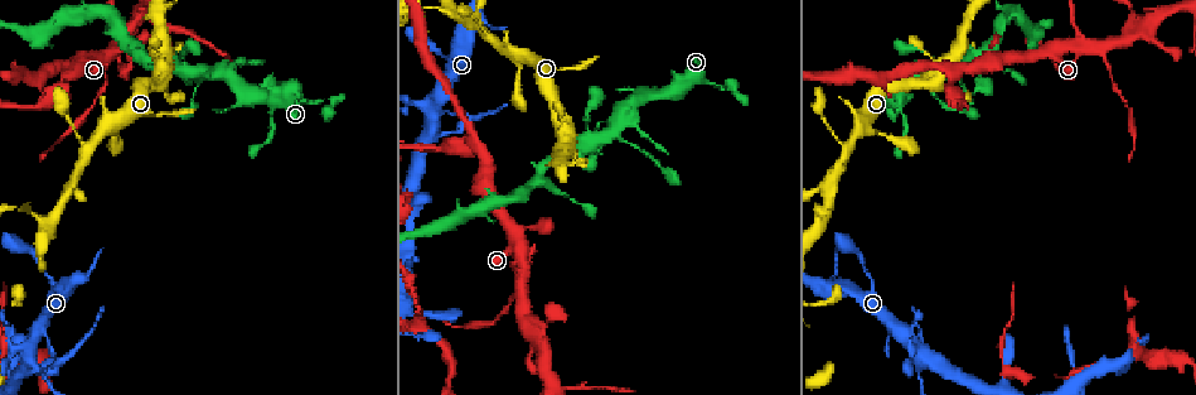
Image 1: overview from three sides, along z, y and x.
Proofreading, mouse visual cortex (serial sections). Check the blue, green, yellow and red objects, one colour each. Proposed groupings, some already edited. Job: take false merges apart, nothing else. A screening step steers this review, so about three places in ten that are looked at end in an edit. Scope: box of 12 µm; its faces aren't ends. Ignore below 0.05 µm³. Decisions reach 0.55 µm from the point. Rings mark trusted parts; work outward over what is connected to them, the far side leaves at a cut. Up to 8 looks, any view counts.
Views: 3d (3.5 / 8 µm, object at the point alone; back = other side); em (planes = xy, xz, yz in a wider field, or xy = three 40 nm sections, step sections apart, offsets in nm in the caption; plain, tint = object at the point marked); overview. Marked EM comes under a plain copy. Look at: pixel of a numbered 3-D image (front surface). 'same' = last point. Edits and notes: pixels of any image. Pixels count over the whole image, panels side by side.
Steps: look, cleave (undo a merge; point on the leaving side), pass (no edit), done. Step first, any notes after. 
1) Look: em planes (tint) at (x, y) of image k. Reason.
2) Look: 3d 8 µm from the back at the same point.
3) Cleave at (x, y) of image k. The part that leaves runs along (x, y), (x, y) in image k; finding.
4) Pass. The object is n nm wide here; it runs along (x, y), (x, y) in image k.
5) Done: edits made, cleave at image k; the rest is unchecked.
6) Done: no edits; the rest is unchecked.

Look: 3d 8 µm at (212, 69) of image 1. A fork.

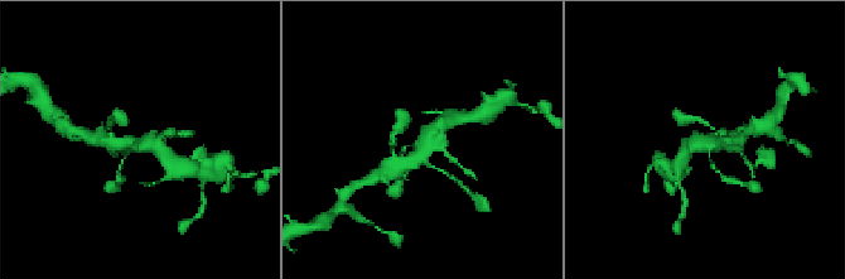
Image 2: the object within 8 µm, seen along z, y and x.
Look: 3d 3.5 µm at (139, 140) of image 2.

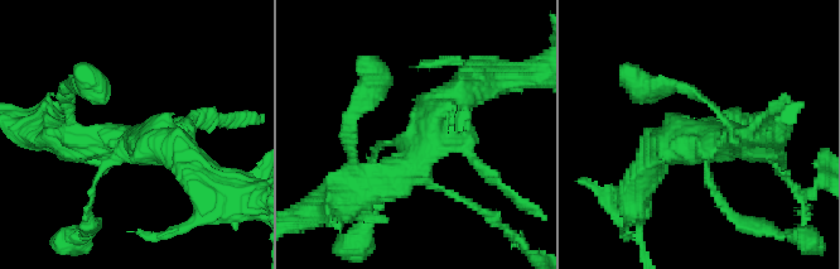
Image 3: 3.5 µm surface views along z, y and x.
Look: em planes (tint) at (425, 151) of image 3. Shape alone is not enough.

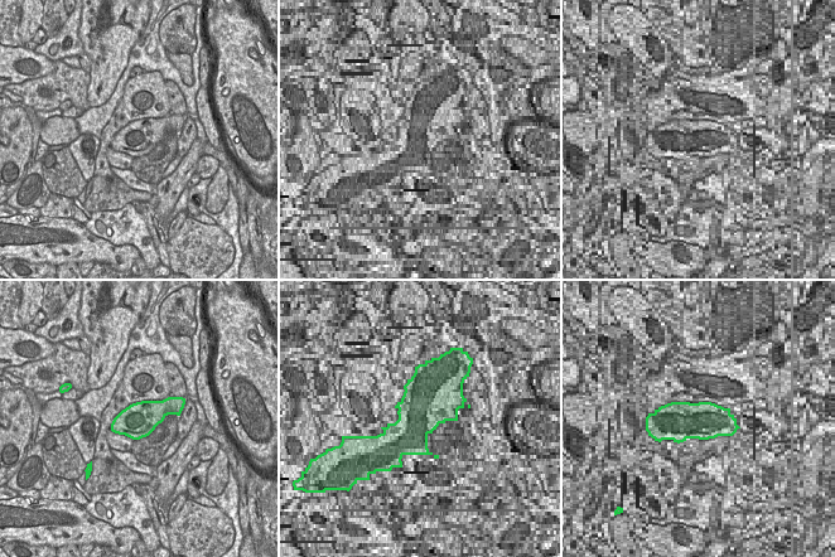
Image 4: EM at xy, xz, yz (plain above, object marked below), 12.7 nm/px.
Cleave at (486, 212) of image 3. The object is 460 nm wide here; the part that leaves runs along (447, 193), (486, 212), (532, 258) in image 3; a second cell is stuck on.

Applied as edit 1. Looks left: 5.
Look: em xy step 1 (tint) at (1099, 45) of image 1. Sudden change in width.

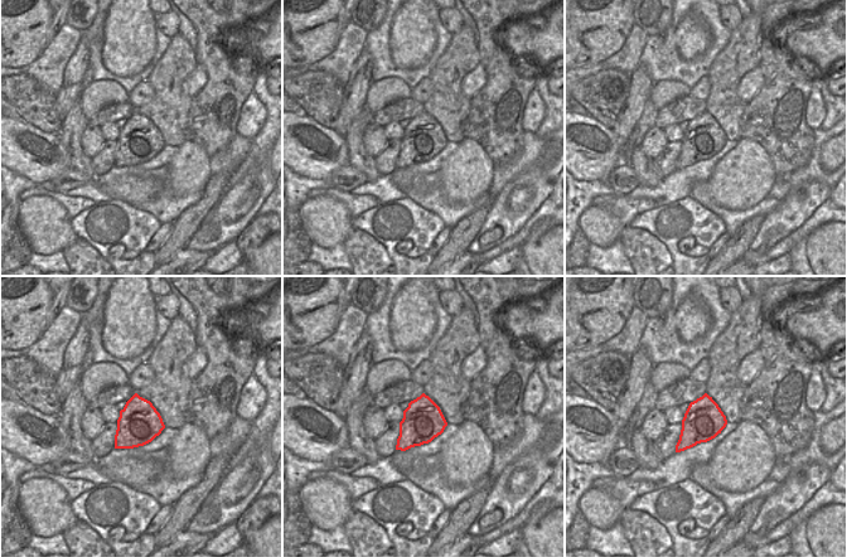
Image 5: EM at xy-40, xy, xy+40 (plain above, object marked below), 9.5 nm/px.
Look: 3d 3.5 µm at the same point.

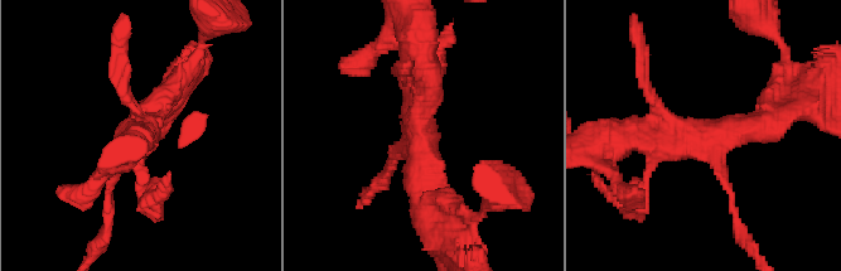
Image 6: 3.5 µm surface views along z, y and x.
Cleave at (110, 212) of image 6. 3 arms meet here; the part that leaves runs along (114, 175), (106, 235), (91, 257) in image 6; two cells meet here.

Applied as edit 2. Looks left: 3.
Look: 3d 3.5 µm at (952, 71) of image 1. A fork.

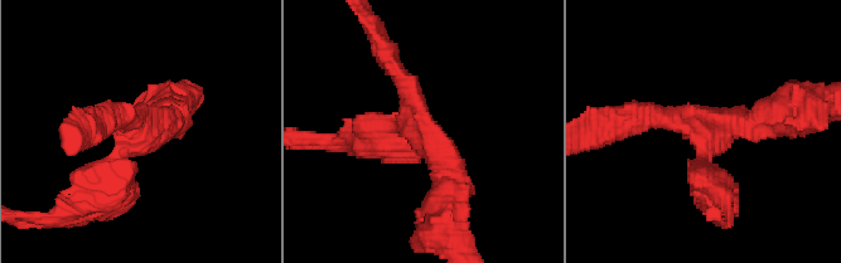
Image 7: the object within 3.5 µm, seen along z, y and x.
Look: em planes (tint) at (144, 132) of image 7. 3 arms meet here; the arms are 250, 350, 400 nm wide.

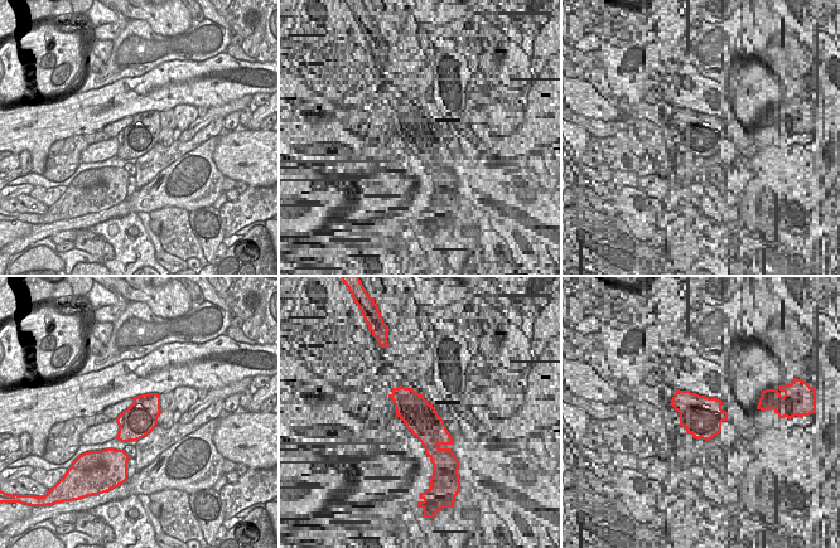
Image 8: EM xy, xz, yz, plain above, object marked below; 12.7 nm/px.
Cleave at (110, 196) of image 7. The object is 440 nm wide here; the part that leaves runs along (119, 155), (104, 190), (33, 217) in image 7; a second cell is stuck on.

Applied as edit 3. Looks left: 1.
Done: edits made, cleave at image 3, cleave at image 6, cleave at image 7; the rest is unchecked.

